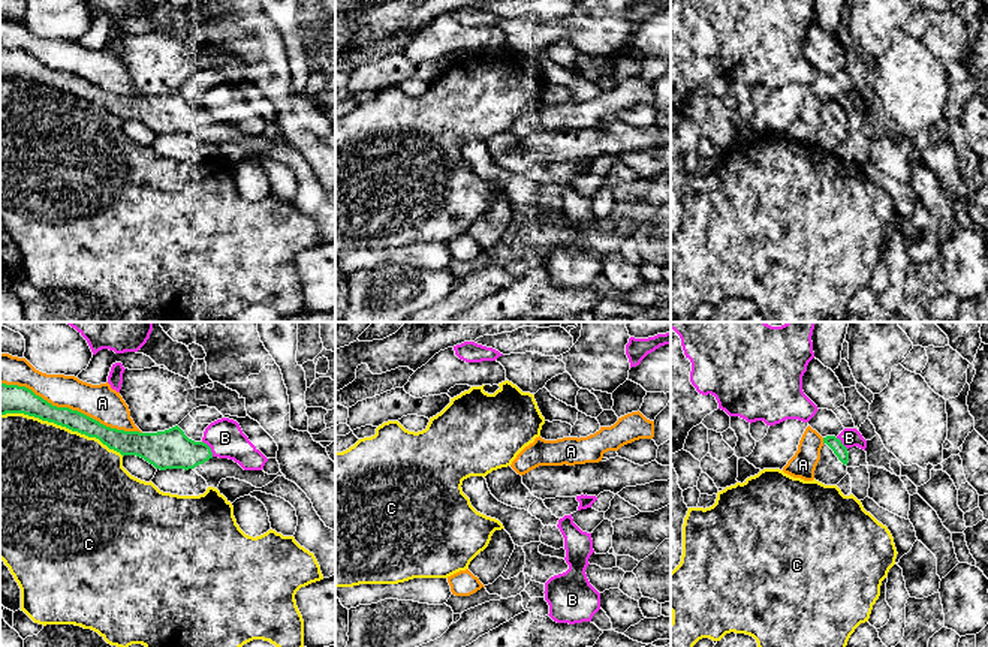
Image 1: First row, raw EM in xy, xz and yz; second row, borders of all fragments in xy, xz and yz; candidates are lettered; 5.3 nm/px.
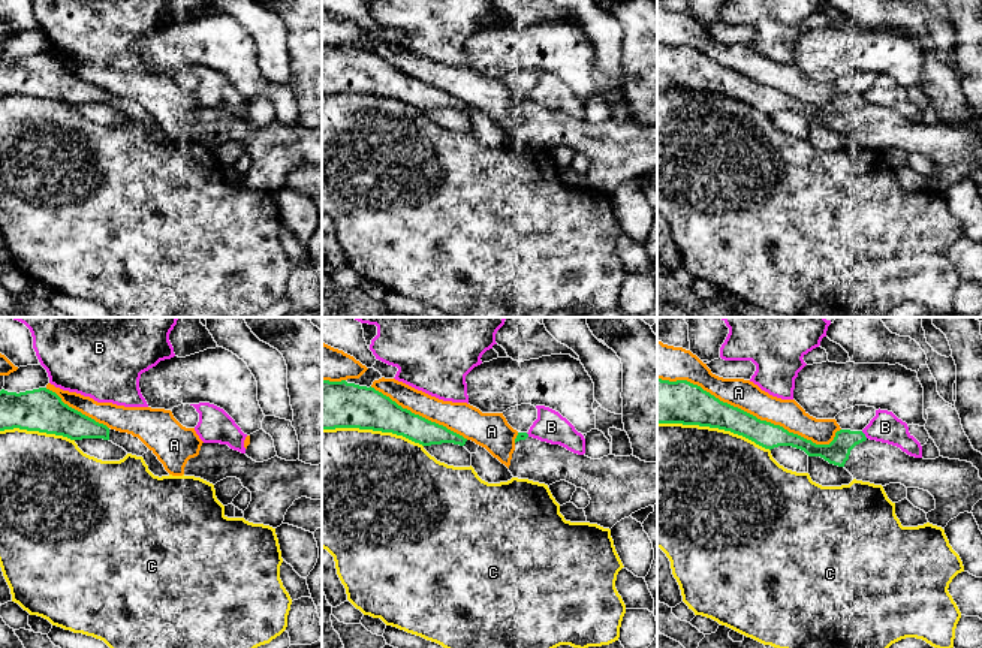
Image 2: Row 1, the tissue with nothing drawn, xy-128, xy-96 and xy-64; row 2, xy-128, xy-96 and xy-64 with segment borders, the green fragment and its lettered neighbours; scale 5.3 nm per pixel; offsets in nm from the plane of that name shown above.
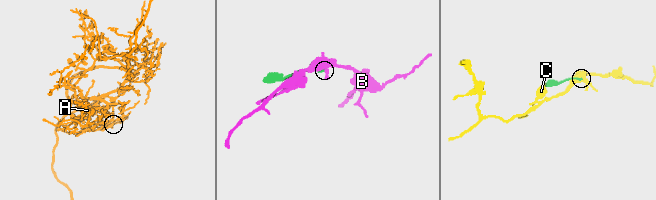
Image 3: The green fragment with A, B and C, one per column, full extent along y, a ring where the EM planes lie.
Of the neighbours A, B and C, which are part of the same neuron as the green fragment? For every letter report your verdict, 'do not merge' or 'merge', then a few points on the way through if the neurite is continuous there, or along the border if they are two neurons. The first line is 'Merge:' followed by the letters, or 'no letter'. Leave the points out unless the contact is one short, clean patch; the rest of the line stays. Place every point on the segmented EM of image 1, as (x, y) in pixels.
Merge: no letter
A: do not merge
B: do not merge
C: do not merge

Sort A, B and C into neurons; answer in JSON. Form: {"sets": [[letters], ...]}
{"sets": [["A"], ["B"], ["C"]]}

